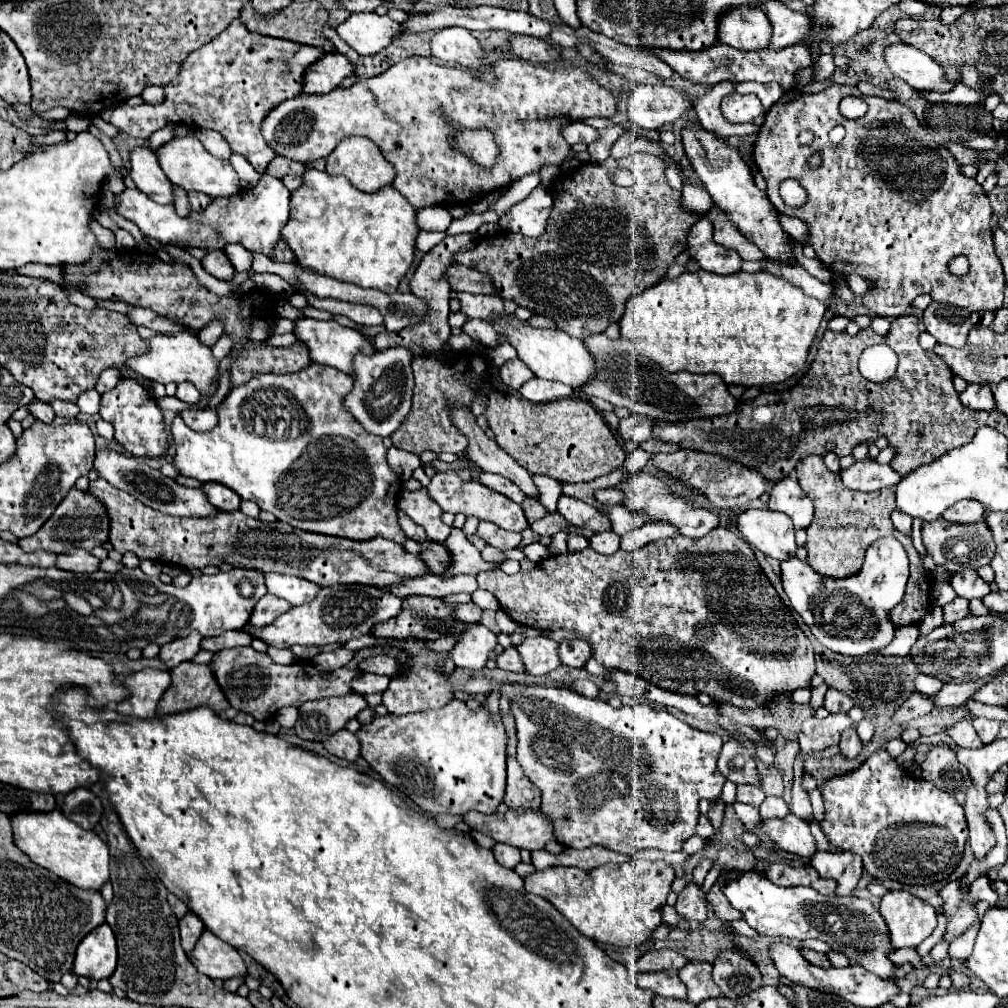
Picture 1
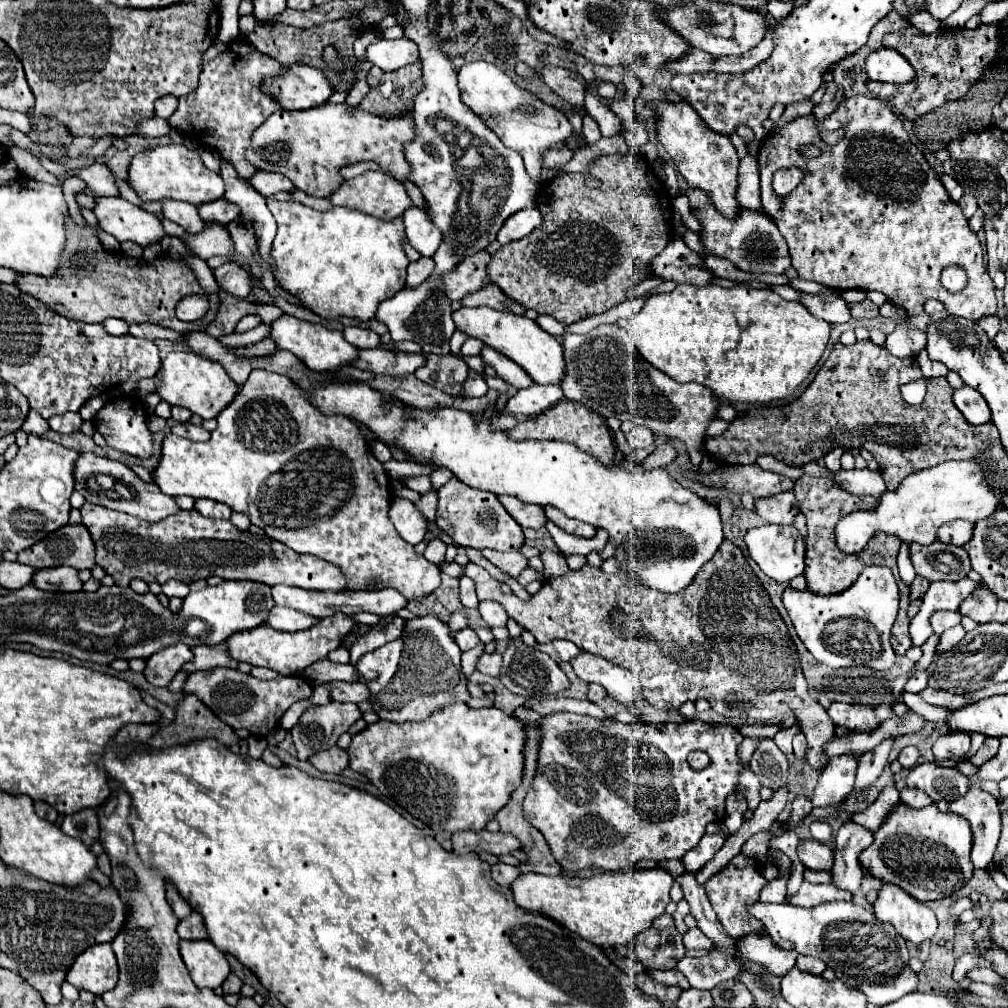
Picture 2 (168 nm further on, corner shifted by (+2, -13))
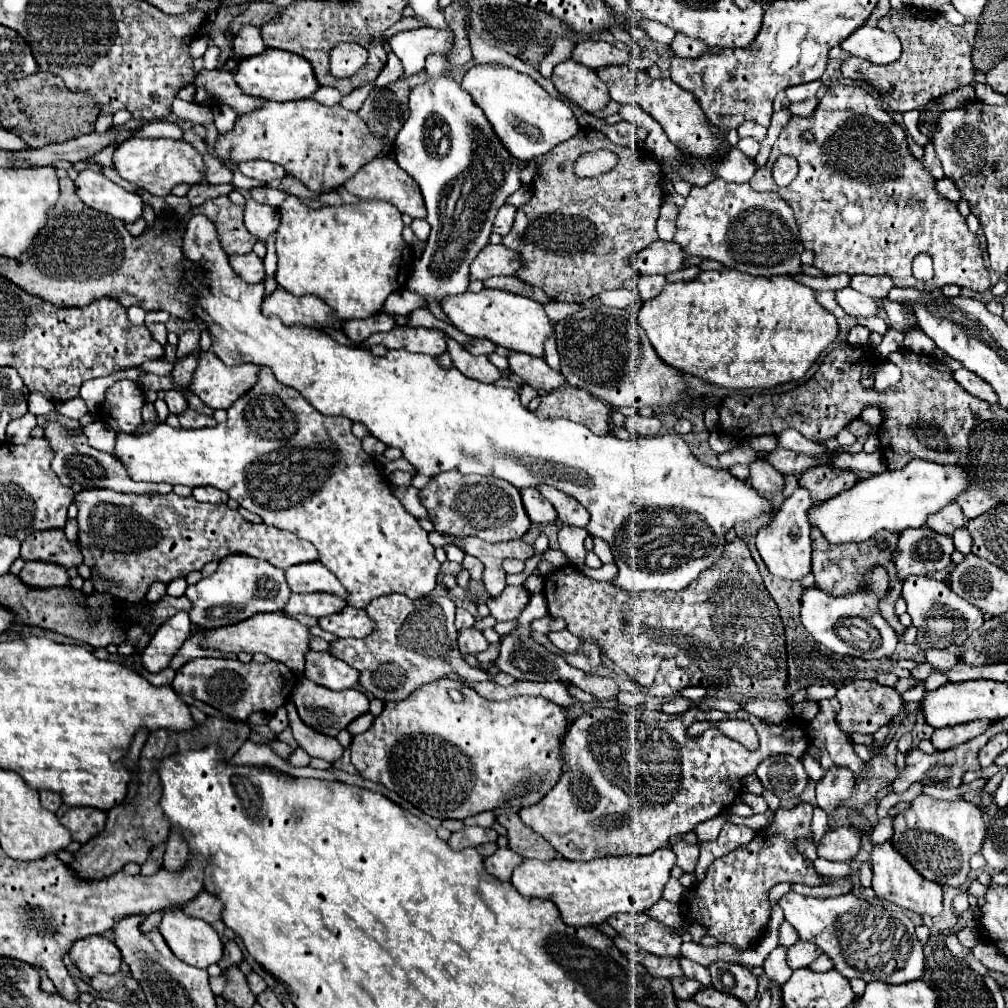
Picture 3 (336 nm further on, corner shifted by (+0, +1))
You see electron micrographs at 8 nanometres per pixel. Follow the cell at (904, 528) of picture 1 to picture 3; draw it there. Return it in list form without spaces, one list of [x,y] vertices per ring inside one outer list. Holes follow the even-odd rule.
[[[907,576],[903,582],[903,598],[907,602],[907,612],[913,618],[913,624],[919,628],[917,644],[921,650],[935,646],[935,648],[947,648],[951,644],[959,646],[979,624],[983,624],[983,616],[979,608],[973,604],[967,604],[967,600],[961,600],[949,586],[941,590],[941,582],[929,580],[925,576]]]

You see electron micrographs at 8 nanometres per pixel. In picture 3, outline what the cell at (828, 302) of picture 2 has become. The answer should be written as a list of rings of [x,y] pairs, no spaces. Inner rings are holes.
[[[841,288],[835,290],[837,304],[849,314],[849,316],[875,316],[877,314],[877,302],[853,288]]]

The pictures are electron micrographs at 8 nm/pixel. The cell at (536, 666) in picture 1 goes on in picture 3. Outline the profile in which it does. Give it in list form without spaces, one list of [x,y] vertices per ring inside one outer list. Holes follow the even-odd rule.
[[[533,594],[529,604],[525,606],[525,610],[517,616],[517,620],[515,620],[517,626],[501,640],[501,650],[499,650],[499,658],[495,660],[495,666],[501,672],[511,674],[515,680],[533,680],[533,682],[559,680],[559,682],[569,682],[569,684],[573,684],[573,686],[577,686],[585,692],[595,694],[597,700],[607,700],[607,698],[617,696],[617,684],[611,678],[601,678],[601,676],[595,676],[595,674],[587,676],[583,670],[577,670],[577,668],[569,666],[565,658],[561,658],[559,654],[549,652],[545,646],[541,646],[533,640],[531,622],[535,618],[543,618],[543,616],[547,616],[547,602],[543,600],[543,594]]]

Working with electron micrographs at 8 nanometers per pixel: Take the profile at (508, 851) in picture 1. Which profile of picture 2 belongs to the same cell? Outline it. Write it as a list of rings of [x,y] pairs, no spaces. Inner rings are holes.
[[[497,862],[495,866],[491,866],[491,876],[499,886],[511,886],[511,882],[519,876],[519,868],[517,866],[509,866],[503,862]]]

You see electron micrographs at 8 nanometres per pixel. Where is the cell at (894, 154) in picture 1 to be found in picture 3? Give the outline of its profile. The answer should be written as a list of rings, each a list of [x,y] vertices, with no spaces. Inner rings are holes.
[[[831,86],[821,98],[813,116],[793,116],[789,120],[773,144],[767,164],[755,172],[749,184],[757,192],[777,192],[793,208],[801,242],[805,250],[813,250],[813,266],[827,276],[839,272],[869,276],[887,274],[897,288],[917,288],[931,292],[945,284],[957,284],[959,288],[983,294],[991,290],[993,284],[981,258],[979,238],[977,234],[969,232],[965,218],[957,210],[957,204],[939,194],[935,182],[937,180],[929,170],[923,168],[921,160],[915,160],[909,150],[905,130],[889,116],[881,102],[877,102],[861,86]],[[803,130],[811,130],[815,134],[813,144],[799,140]],[[781,154],[791,154],[799,160],[799,174],[785,188],[773,184],[771,176],[771,166]],[[921,252],[929,254],[935,266],[935,276],[927,284],[915,282],[911,274],[911,262]]]

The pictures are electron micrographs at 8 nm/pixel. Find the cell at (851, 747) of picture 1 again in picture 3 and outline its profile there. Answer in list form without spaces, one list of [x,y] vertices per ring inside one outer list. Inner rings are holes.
[[[829,768],[825,776],[817,782],[817,806],[823,810],[833,810],[851,798],[855,786],[855,776],[847,768]]]

